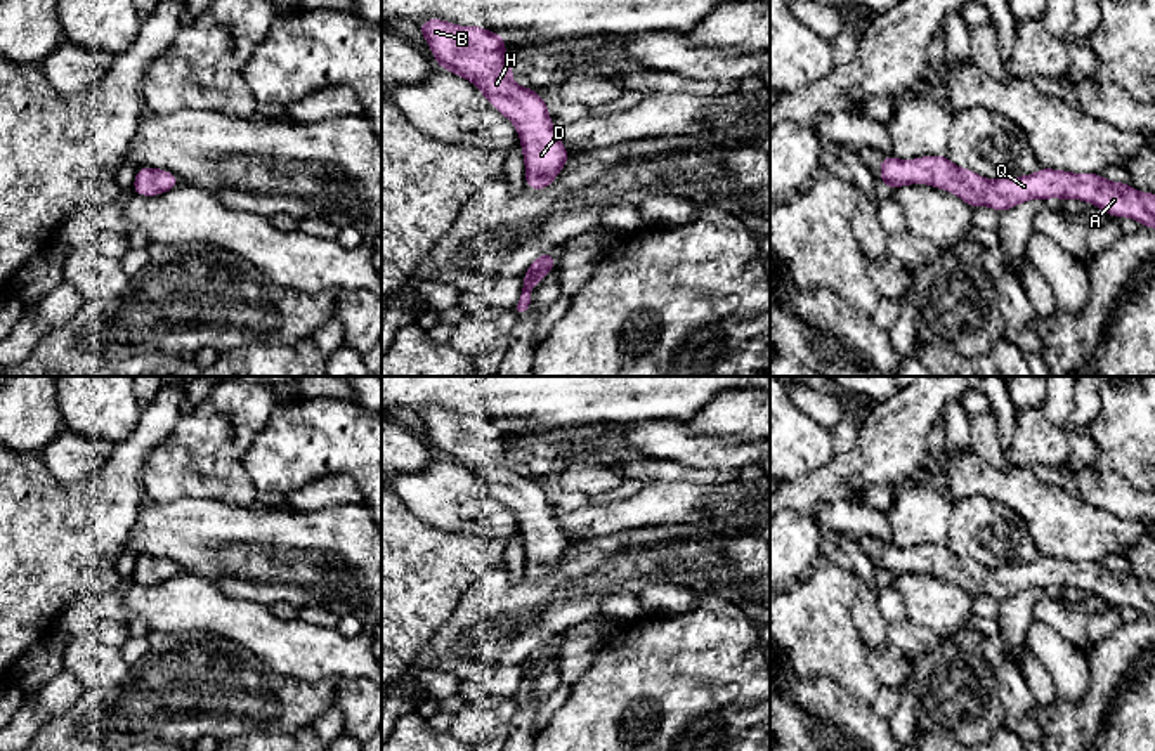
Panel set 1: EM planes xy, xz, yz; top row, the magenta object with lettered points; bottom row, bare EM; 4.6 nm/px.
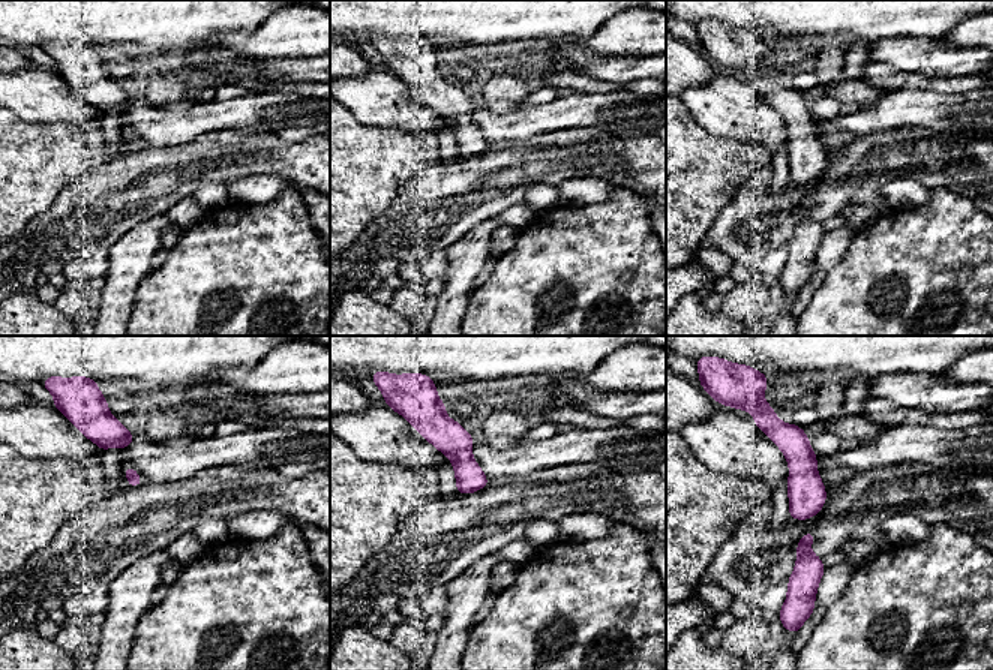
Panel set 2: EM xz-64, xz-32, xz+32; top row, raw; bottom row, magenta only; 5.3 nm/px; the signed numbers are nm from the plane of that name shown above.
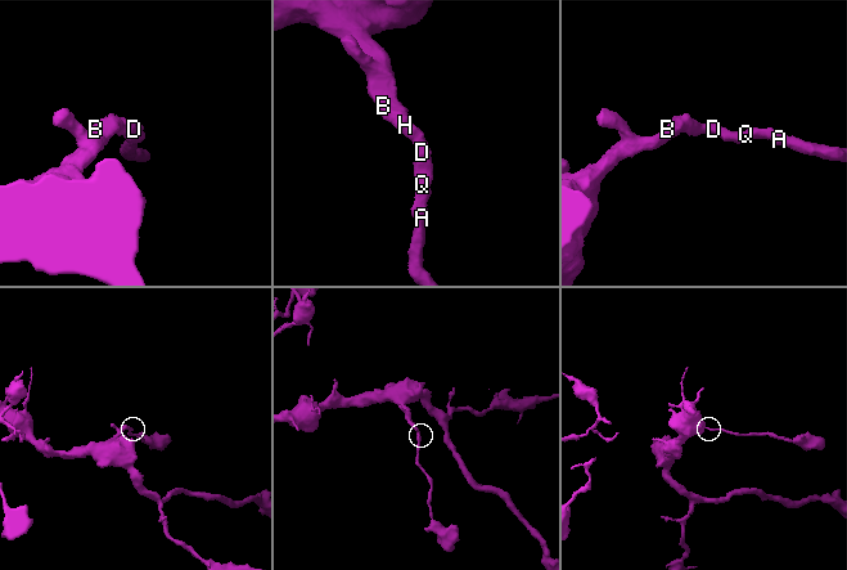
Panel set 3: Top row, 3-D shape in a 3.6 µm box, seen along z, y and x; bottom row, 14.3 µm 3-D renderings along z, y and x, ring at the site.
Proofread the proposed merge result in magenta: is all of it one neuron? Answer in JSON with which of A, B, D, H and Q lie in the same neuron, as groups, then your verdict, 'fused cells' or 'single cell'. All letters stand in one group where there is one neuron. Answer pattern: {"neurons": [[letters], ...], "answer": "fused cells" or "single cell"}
{"neurons": [["A", "B", "D", "H", "Q"]], "answer": "single cell"}

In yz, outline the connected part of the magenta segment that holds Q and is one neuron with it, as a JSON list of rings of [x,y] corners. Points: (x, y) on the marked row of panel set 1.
[[[884,156],[879,173],[881,182],[891,191],[905,184],[931,184],[952,191],[971,208],[985,205],[1006,212],[1034,198],[1075,198],[1096,205],[1108,215],[1131,217],[1155,229],[1155,194],[1138,193],[1124,182],[1105,180],[1098,173],[1041,168],[1027,177],[989,180],[973,170],[957,168],[947,156],[921,156],[909,161]]]

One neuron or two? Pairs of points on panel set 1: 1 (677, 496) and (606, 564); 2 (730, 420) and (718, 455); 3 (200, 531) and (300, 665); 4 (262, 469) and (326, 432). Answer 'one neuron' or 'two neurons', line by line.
1: two neurons
2: two neurons
3: two neurons
4: one neuron

